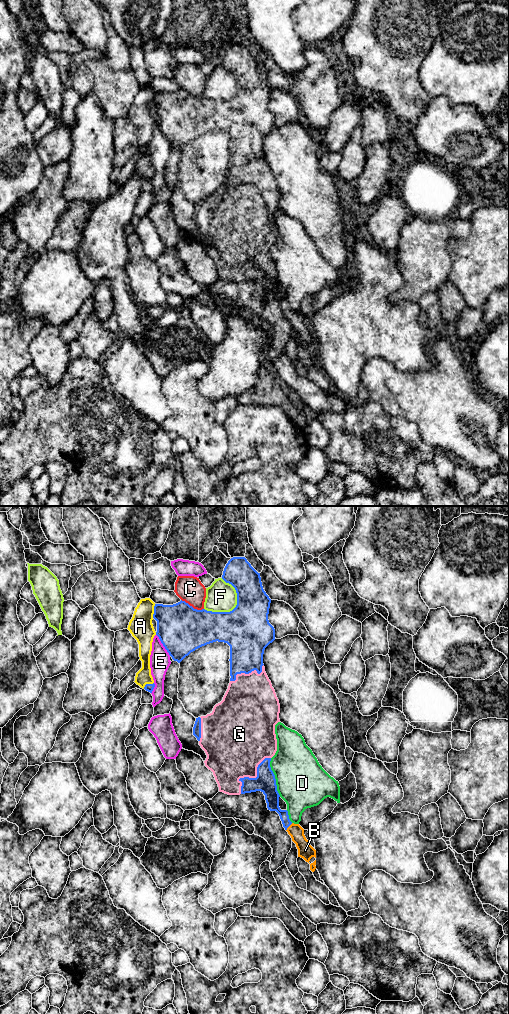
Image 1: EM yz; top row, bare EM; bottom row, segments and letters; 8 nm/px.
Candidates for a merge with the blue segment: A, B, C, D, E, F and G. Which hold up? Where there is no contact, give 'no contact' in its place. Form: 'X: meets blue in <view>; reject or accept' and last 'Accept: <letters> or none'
A: meets blue in yz; accept
B: meets blue in yz; accept
C: meets blue in yz; reject
D: meets blue in yz; reject
E: meets blue in yz; reject
F: meets blue in yz; reject
G: meets blue in yz; accept
Accept: A, B, G

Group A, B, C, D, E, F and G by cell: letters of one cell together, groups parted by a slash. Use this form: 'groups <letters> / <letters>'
groups A B G / C / D / E / F

